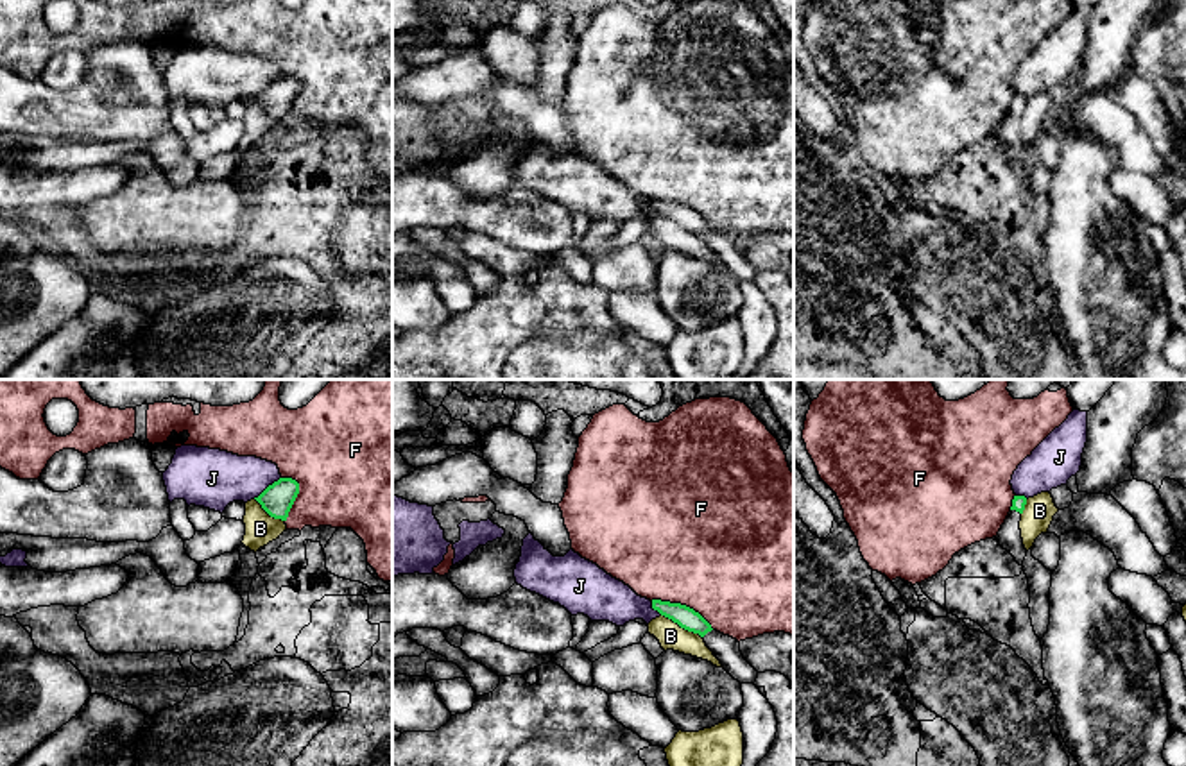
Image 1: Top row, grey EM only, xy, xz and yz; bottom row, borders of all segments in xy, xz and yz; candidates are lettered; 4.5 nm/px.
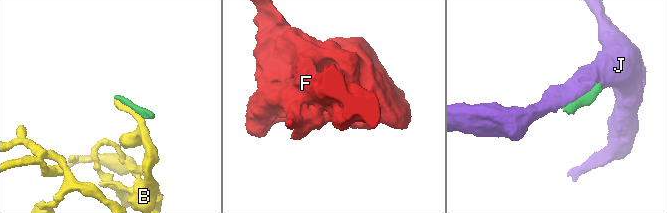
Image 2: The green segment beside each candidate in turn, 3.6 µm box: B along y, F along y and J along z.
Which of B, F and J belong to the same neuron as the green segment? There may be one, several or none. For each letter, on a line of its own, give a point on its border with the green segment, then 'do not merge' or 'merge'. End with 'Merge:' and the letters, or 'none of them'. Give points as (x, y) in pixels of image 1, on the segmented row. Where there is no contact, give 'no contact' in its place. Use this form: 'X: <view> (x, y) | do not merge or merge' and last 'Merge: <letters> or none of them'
B: xz (681, 627) | do not merge
F: xz (683, 605) | do not merge
J: xy (267, 487) | do not merge
Merge: none of them

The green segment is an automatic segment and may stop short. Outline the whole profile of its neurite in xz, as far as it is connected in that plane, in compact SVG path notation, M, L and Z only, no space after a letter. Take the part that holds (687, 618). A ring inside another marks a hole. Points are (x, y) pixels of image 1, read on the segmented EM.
M652 600L652 609L677 623L681 628L699 634L700 637L713 630L699 612L686 605Z

